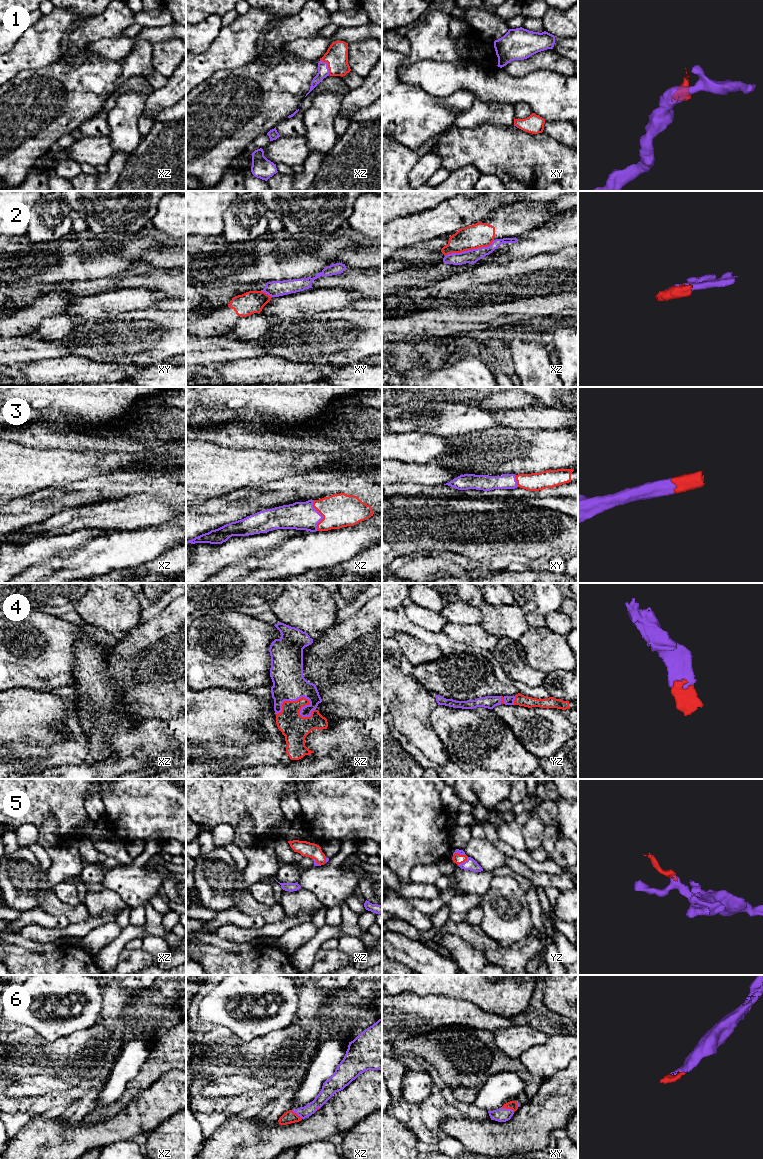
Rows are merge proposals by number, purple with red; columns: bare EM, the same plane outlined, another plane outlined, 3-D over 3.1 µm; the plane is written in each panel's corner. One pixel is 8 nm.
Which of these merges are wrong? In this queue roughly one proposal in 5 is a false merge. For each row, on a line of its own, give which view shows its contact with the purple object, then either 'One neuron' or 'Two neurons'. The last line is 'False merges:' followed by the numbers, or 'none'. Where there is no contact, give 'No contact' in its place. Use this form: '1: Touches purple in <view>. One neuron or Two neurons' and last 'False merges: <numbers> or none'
1: Touches purple in xz. One neuron
2: Touches purple in xz. Two neurons
3: Touches purple in xz. One neuron
4: Touches purple in xz. One neuron
5: Touches purple in yz. One neuron
6: Touches purple in xy. One neuron
False merges: 2

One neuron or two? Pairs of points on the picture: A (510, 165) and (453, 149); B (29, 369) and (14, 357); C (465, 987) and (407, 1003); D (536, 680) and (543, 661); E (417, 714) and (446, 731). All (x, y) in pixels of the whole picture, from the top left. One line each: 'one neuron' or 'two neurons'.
A: one neuron
B: two neurons
C: two neurons
D: two neurons
E: two neurons

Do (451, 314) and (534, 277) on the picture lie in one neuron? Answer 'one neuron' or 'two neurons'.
two neurons

